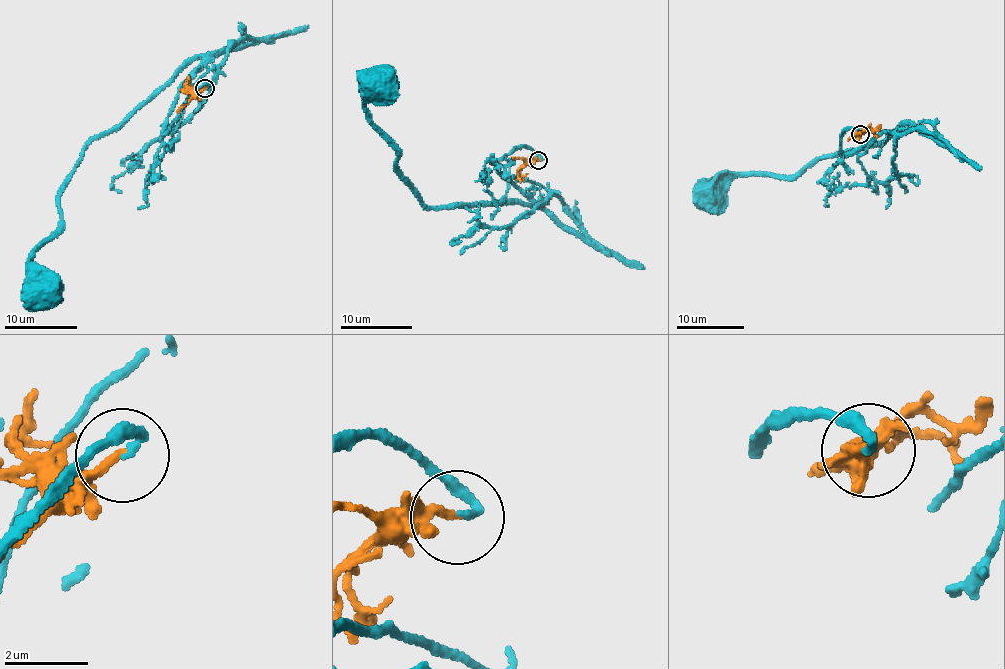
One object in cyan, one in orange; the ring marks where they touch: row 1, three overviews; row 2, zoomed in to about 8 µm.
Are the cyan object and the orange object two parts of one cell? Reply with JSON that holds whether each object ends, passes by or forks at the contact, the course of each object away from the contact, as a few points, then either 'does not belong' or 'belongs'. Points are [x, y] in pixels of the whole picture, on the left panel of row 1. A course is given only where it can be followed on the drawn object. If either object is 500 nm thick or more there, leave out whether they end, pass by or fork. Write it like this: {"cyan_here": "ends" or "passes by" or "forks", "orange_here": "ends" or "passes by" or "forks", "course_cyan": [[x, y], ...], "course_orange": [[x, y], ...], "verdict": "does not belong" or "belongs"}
{"cyan_here": "ends", "orange_here": "ends", "course_cyan": [[204, 89], [163, 136], [201, 62], [186, 59], [94, 137], [59, 197], [53, 237], [29, 261], [37, 288]], "course_orange": [[204, 88], [195, 91], [187, 88], [189, 76]], "verdict": "belongs"}

